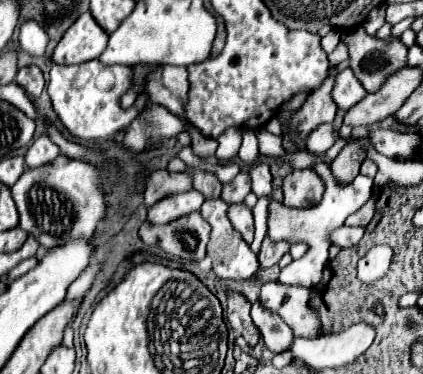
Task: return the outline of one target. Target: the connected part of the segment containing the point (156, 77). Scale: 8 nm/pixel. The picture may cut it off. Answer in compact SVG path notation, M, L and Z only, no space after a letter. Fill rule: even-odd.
M160 65L148 73L148 95L152 101L164 105L174 115L184 115L182 107L188 93L186 67Z

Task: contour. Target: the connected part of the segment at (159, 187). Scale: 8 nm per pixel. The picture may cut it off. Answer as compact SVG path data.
M158 169L158 171L152 171L144 177L144 203L150 207L164 195L188 191L188 189L192 189L188 175L172 173L168 169Z

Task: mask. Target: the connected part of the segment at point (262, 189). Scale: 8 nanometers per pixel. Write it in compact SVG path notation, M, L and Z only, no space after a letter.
M256 163L250 169L250 177L252 177L252 191L262 197L262 195L270 195L272 189L272 175L268 169L268 163Z

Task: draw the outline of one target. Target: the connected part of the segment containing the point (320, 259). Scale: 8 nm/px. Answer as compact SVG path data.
M316 161L314 171L323 179L326 186L324 197L320 203L316 203L308 209L288 209L286 205L276 199L272 199L268 203L267 235L270 239L276 242L285 240L290 244L304 242L308 245L308 251L302 258L293 260L288 266L281 269L278 280L286 285L314 287L322 279L322 271L328 263L328 249L330 249L328 233L332 233L332 229L338 229L340 225L344 225L344 219L350 213L358 211L372 195L372 179L366 175L358 175L352 183L340 183L334 177L334 173L330 171L330 165L324 161Z

